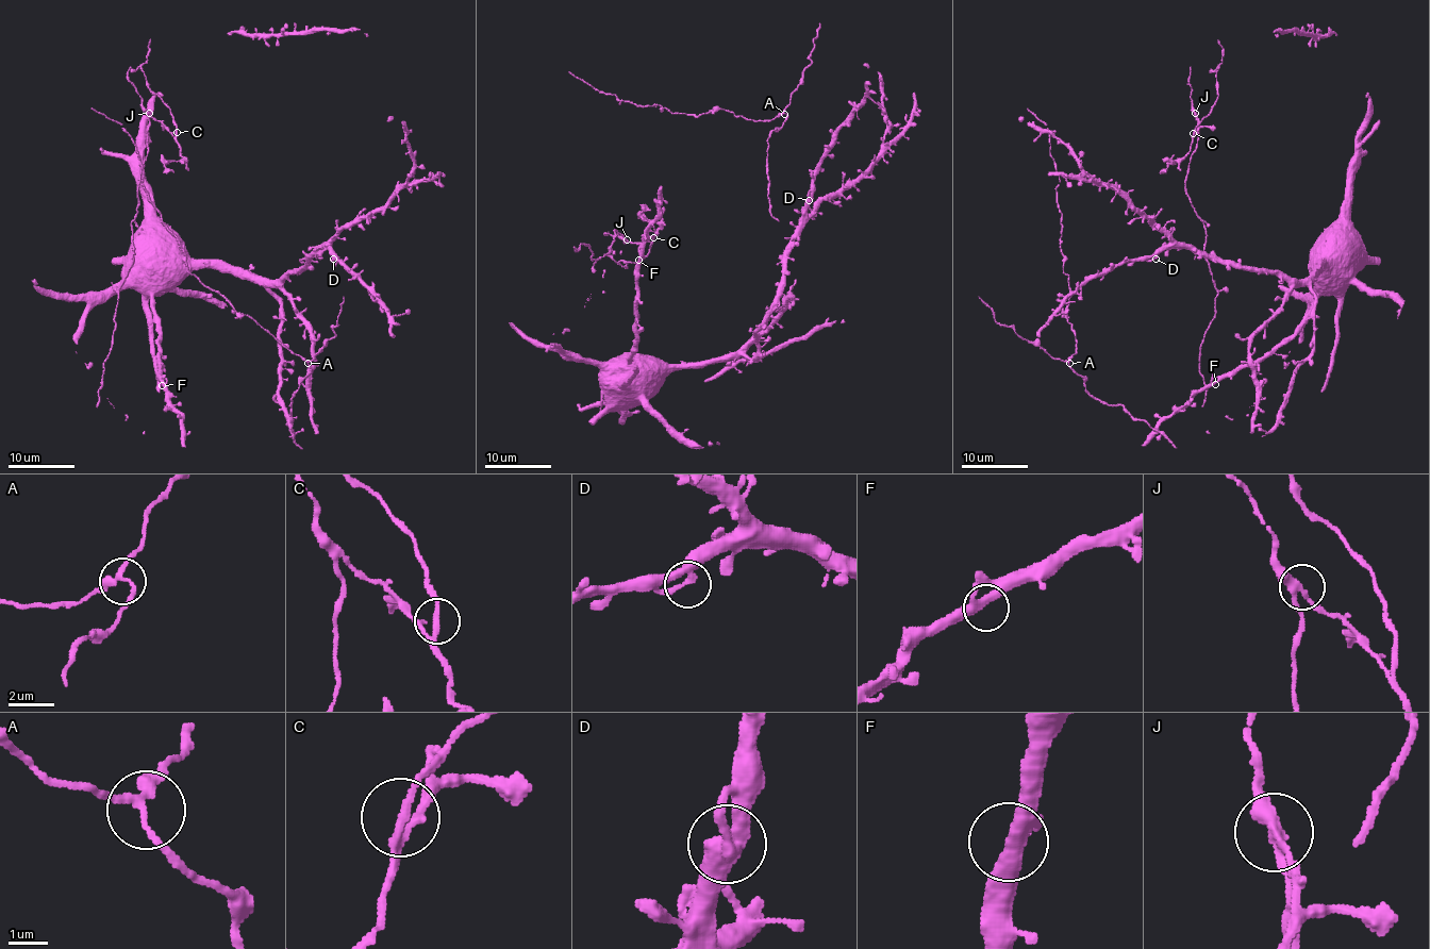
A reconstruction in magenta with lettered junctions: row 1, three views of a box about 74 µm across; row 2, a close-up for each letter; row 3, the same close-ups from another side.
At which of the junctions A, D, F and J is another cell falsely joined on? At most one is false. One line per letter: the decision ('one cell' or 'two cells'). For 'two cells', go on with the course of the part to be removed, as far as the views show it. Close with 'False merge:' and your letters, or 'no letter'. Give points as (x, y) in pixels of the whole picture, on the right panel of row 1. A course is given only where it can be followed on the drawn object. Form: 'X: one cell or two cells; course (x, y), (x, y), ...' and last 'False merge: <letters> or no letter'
A: one cell
D: one cell
F: one cell
J: two cells; course (1195, 113), (1198, 118), (1197, 133), (1195, 130), (1210, 113), (1218, 96), (1218, 65), (1221, 60), (1218, 39)
False merge: J

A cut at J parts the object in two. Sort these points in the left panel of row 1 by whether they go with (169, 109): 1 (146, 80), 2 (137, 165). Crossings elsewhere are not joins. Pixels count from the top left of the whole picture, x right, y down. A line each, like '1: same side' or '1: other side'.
1: same side
2: other side

